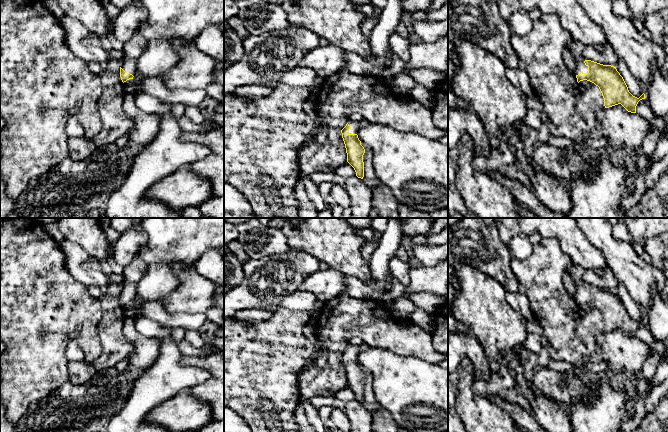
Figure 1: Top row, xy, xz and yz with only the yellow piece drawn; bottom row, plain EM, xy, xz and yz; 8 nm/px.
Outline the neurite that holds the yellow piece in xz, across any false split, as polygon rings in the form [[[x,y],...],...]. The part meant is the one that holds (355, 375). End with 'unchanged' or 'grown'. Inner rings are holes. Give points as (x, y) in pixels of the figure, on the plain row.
[[[365,343],[359,345],[348,344],[346,350],[341,354],[347,377],[347,386],[354,392],[356,400],[361,403],[364,401],[363,379],[365,373],[361,369],[357,356],[360,352],[367,349],[368,345]]]; grown

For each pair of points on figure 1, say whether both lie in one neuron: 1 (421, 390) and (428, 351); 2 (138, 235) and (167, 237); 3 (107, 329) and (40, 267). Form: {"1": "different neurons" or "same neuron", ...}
{"1": "different neurons", "2": "different neurons", "3": "different neurons"}

